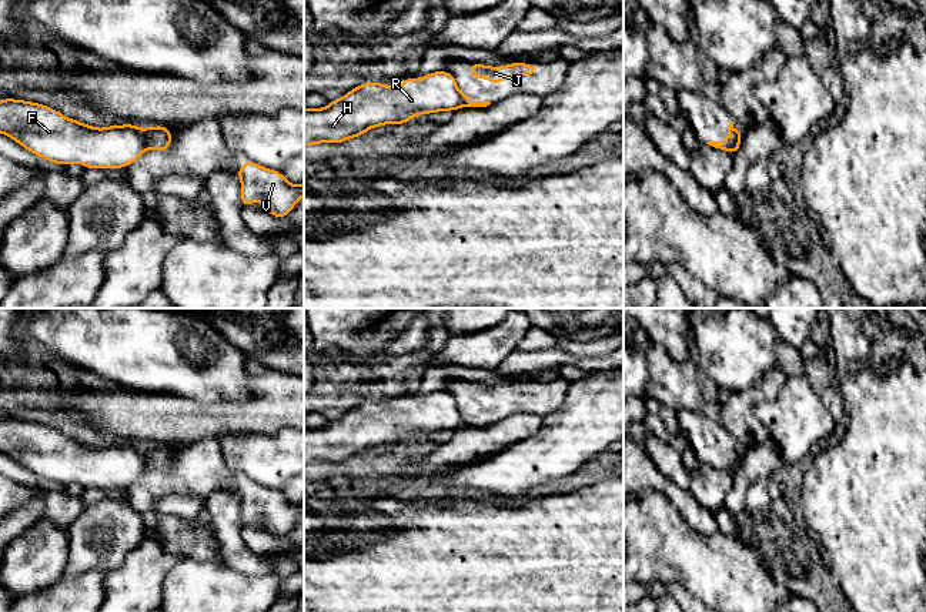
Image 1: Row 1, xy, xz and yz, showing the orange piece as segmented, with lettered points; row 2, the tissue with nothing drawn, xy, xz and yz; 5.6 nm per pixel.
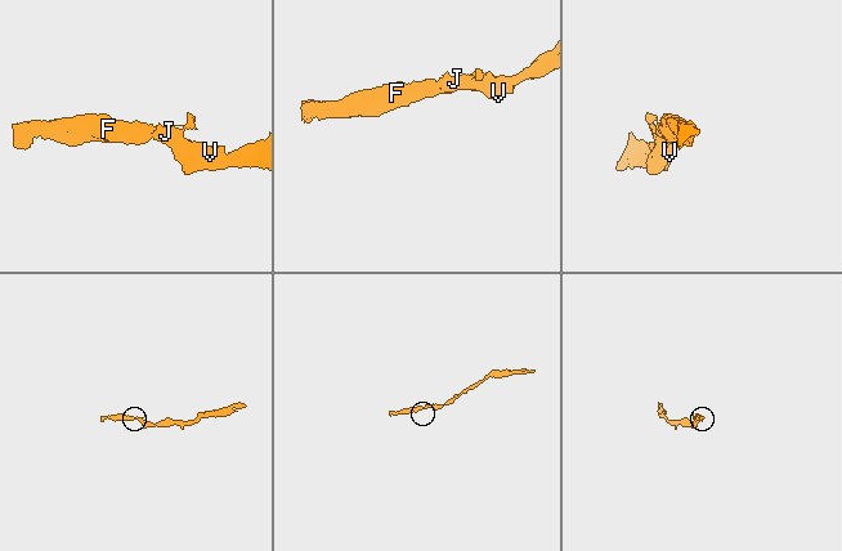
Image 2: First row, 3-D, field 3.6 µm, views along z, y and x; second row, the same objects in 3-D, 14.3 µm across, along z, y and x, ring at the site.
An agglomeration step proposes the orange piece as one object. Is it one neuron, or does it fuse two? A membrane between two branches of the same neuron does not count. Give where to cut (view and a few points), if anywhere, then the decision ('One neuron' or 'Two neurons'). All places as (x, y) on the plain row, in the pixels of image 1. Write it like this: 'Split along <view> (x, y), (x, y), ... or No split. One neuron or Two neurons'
Split along xy (140, 450), (146, 465). Two neurons

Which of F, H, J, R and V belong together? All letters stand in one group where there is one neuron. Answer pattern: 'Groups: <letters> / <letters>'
Groups: F H R / J V

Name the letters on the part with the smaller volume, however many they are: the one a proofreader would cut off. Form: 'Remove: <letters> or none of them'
Remove: F, H, R

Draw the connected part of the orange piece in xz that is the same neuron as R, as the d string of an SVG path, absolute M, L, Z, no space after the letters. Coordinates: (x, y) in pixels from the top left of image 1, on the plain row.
M435 391L417 399L404 398L404 407L365 402L324 428L304 428L304 466L342 462L382 444L404 444L415 434L455 431L464 425L454 395Z

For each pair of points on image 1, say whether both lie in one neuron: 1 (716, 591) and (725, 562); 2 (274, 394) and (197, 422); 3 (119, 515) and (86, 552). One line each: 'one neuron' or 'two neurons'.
1: one neuron
2: one neuron
3: one neuron

